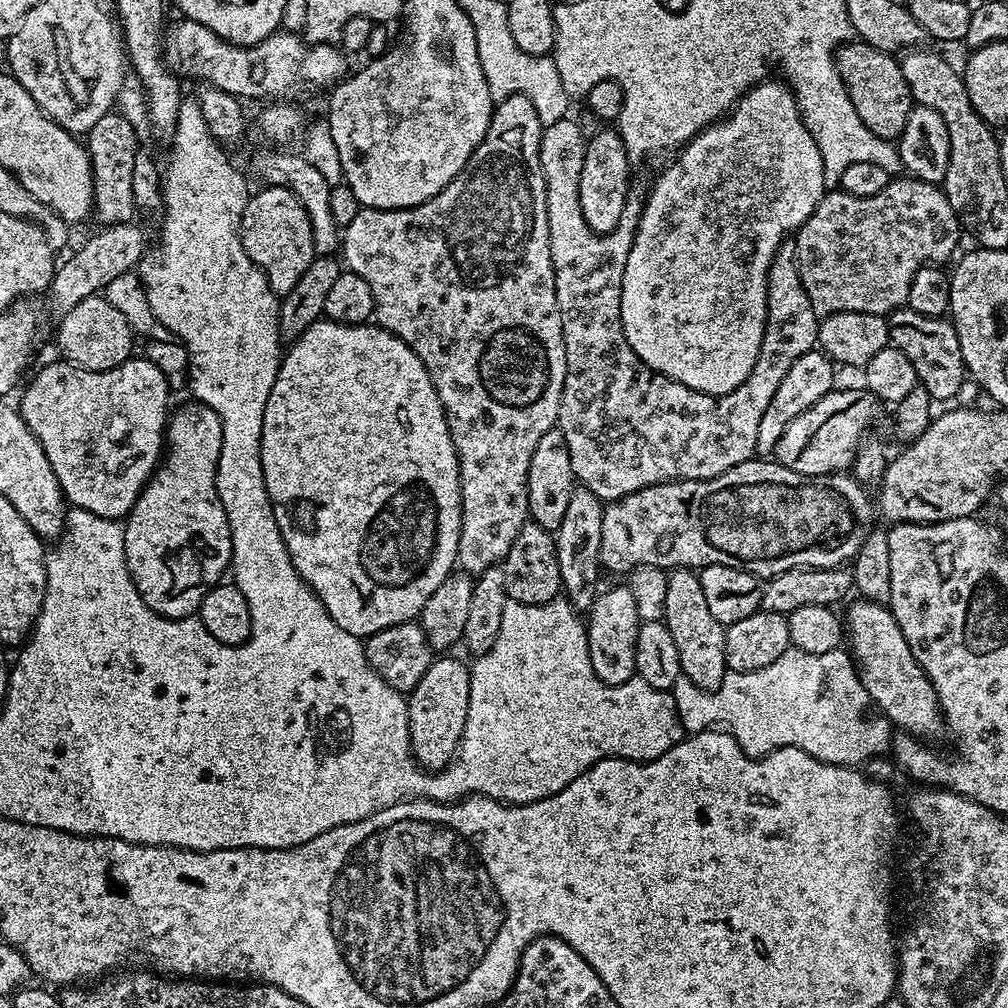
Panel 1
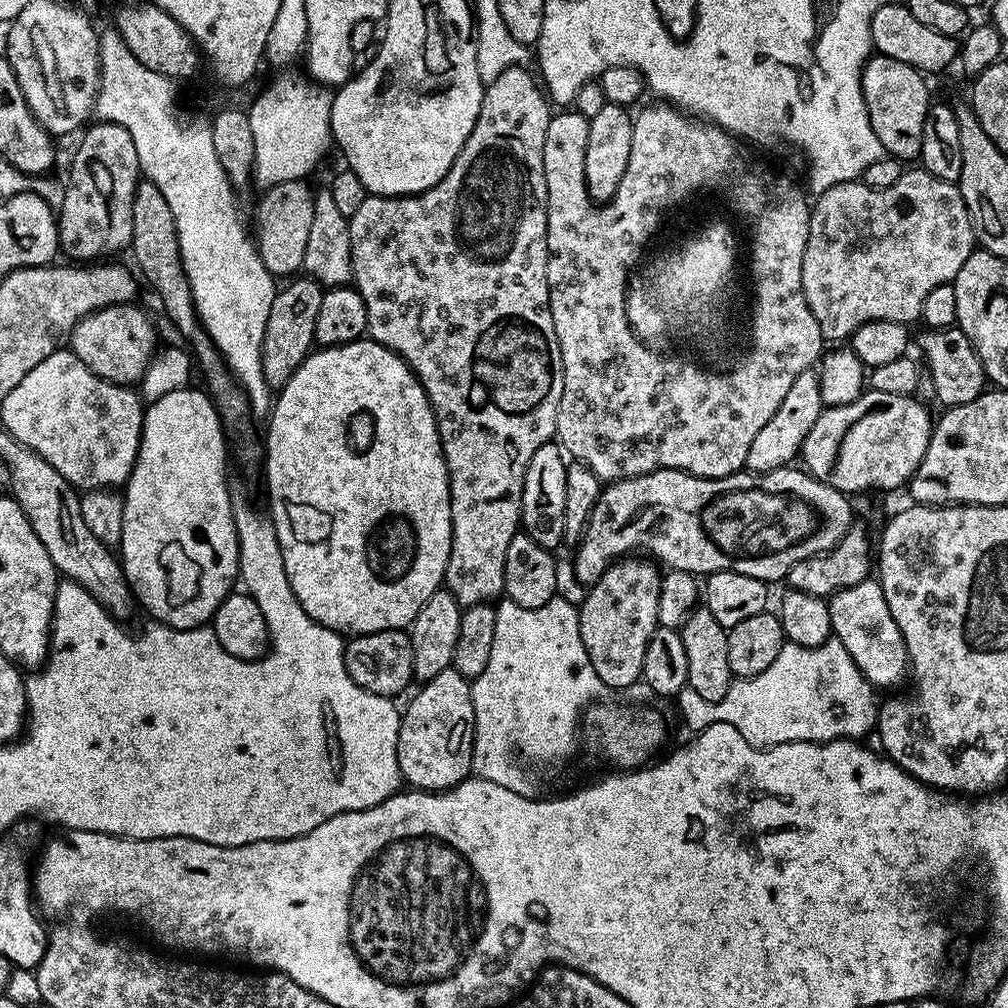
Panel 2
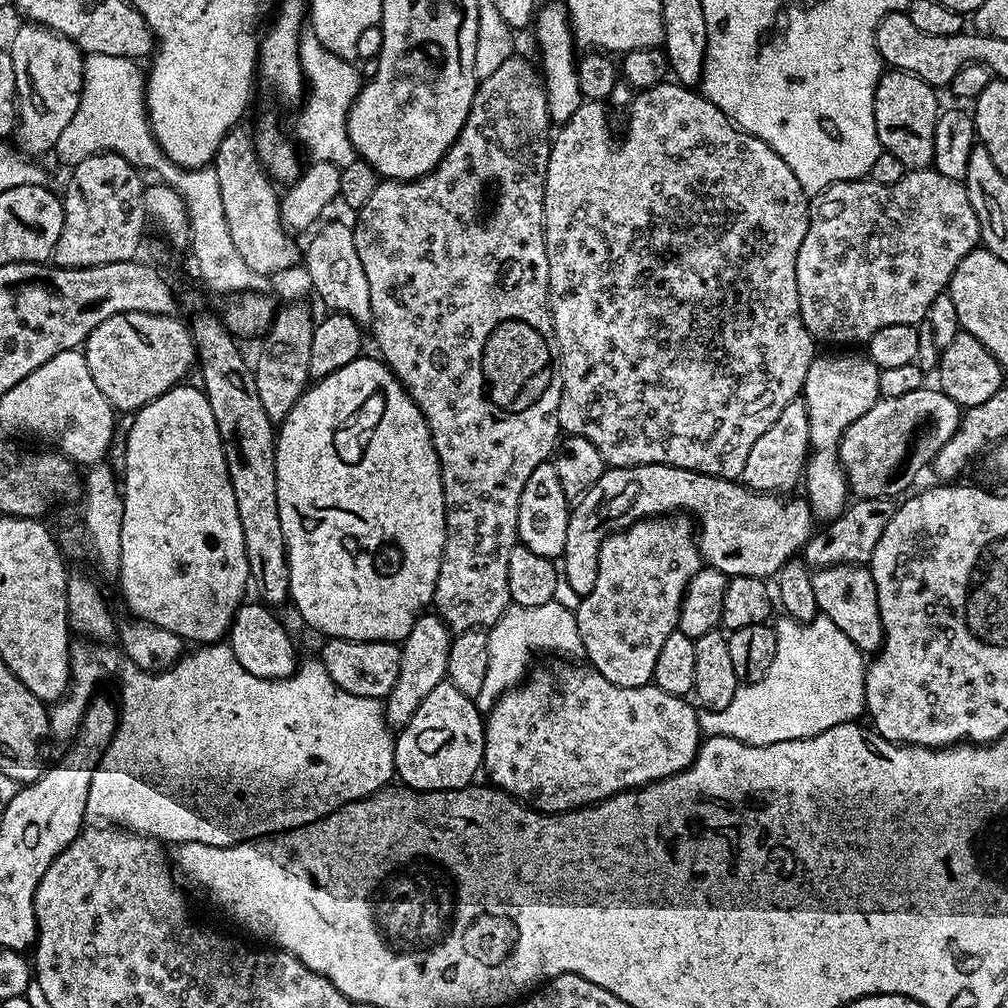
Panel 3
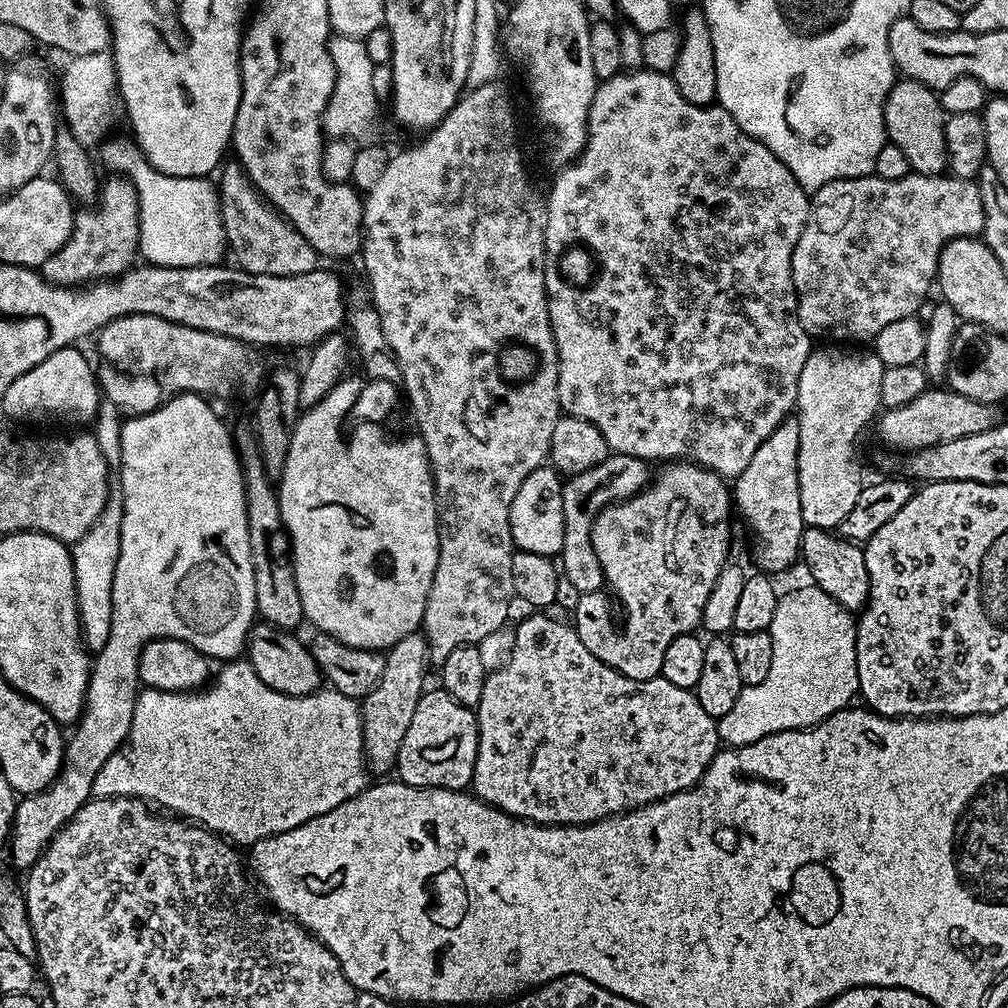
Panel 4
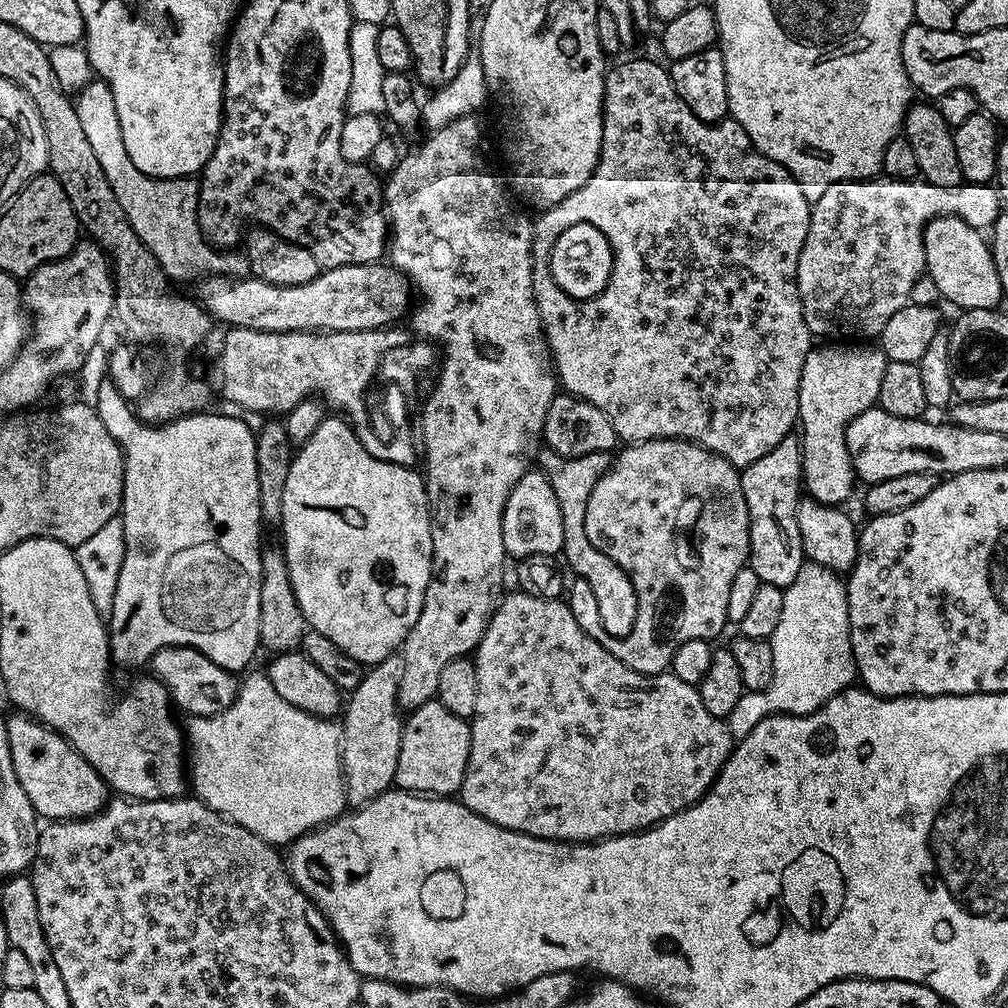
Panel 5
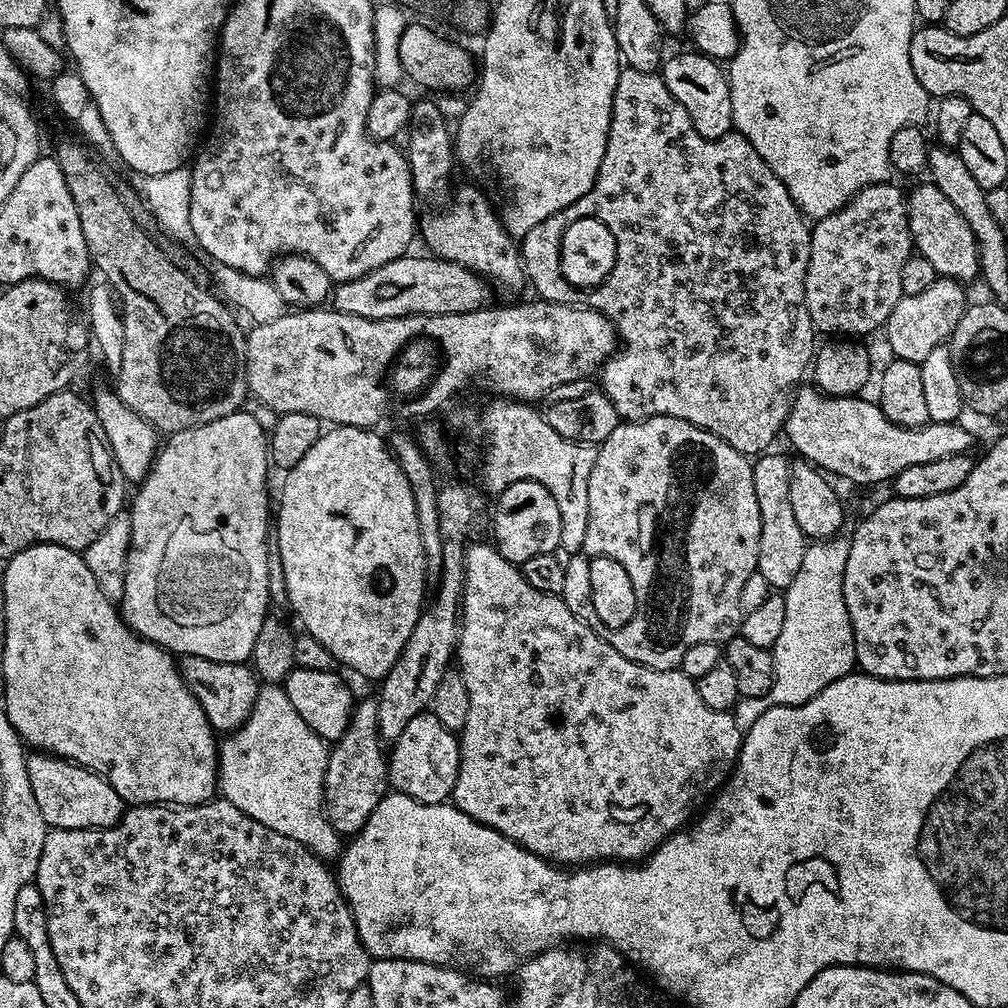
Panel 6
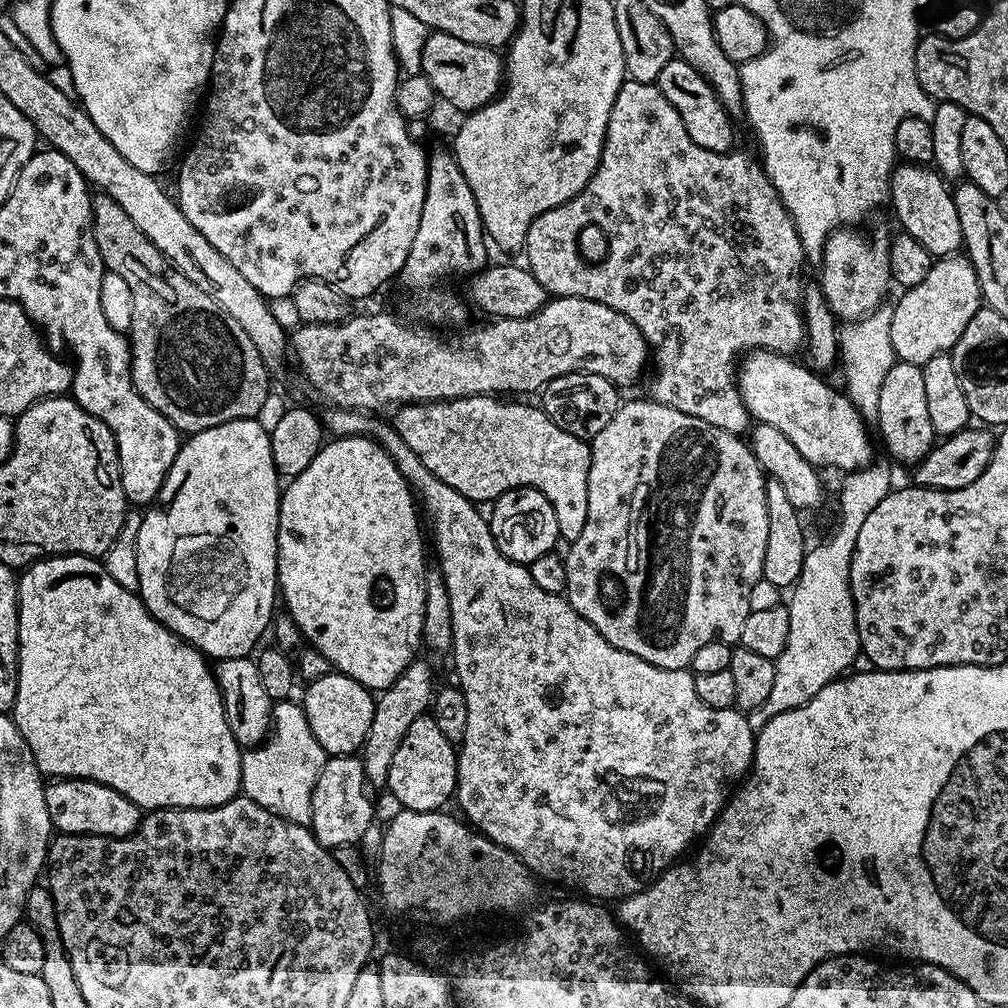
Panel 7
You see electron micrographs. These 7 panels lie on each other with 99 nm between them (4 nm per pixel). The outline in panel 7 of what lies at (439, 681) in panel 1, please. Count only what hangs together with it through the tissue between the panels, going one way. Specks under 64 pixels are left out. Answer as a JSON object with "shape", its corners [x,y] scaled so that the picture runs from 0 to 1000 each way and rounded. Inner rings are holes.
{"shape":[[[428,708],[411,712],[407,724],[395,739],[391,747],[391,757],[387,760],[387,768],[383,781],[389,785],[391,793],[397,797],[398,803],[406,806],[432,806],[441,801],[443,794],[449,793],[452,784],[452,752],[454,746],[435,724]]]}

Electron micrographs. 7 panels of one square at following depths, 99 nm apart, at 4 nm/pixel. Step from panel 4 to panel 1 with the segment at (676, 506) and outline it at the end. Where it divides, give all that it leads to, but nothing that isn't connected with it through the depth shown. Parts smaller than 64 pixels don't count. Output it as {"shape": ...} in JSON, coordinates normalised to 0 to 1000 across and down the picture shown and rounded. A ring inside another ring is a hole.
{"shape":[[[622,581],[603,583],[594,588],[589,601],[581,608],[583,644],[589,669],[599,679],[616,679],[631,670],[633,612],[627,584]]]}

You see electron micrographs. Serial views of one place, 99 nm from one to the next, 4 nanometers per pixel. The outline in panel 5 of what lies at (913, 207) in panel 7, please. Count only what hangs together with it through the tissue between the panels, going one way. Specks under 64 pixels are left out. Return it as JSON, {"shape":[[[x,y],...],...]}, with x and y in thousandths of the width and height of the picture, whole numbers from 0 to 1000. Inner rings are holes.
{"shape":[[[929,214],[917,225],[917,264],[919,272],[927,276],[934,295],[949,302],[949,307],[988,306],[994,298],[994,284],[990,280],[990,268],[986,264],[984,247],[973,227],[954,220],[949,214]]]}

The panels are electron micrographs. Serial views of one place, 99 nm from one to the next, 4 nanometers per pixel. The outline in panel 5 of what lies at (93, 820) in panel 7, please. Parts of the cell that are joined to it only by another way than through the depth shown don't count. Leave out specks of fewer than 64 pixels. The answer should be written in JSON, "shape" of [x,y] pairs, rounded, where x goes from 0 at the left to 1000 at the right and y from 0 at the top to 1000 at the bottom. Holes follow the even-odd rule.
{"shape":[[[12,708],[6,714],[6,732],[10,740],[10,752],[14,756],[14,768],[18,768],[18,776],[22,784],[26,784],[26,792],[30,792],[32,803],[37,811],[45,814],[55,815],[57,813],[81,813],[98,806],[109,793],[109,783],[100,770],[95,767],[93,760],[85,756],[52,722],[41,718],[39,714],[33,714],[31,710],[23,708]]]}

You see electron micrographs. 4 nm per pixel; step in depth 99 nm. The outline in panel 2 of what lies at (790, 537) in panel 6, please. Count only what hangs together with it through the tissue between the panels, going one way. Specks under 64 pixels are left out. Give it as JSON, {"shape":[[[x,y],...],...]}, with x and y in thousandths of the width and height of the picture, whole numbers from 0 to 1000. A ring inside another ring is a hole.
{"shape":[[[810,367],[792,371],[784,383],[780,395],[776,395],[776,403],[768,407],[768,415],[752,427],[752,432],[744,441],[744,450],[740,450],[738,464],[743,468],[763,468],[773,464],[783,463],[793,453],[796,438],[800,438],[800,431],[808,427],[808,419],[812,419],[813,410],[819,402],[813,386],[813,372]]]}

